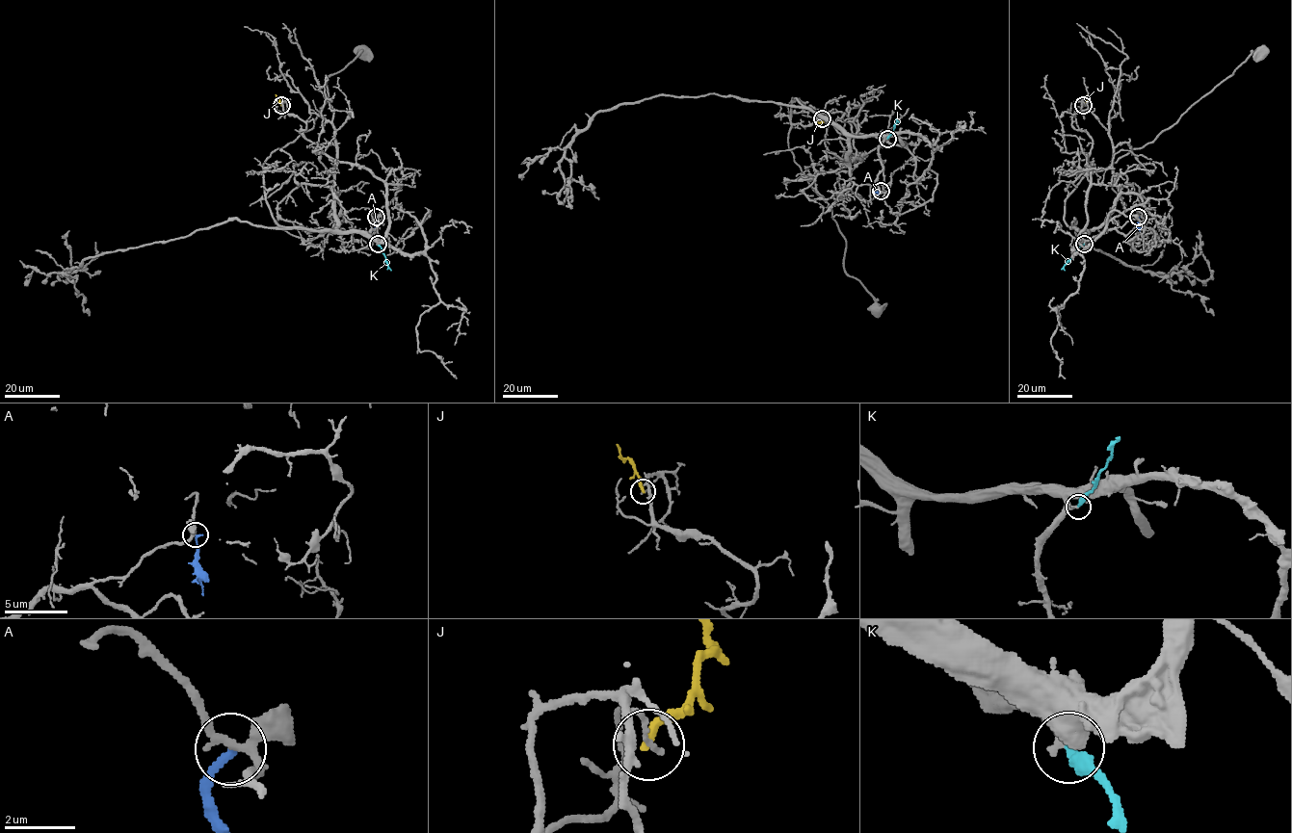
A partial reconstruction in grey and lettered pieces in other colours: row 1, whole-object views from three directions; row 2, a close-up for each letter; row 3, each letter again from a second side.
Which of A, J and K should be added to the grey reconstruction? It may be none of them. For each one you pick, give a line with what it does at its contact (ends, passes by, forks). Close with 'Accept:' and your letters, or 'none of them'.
K: it ends
Accept: K

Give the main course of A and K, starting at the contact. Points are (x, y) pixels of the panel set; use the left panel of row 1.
A: (376, 217), (372, 231)
K: (378, 244), (391, 271)

